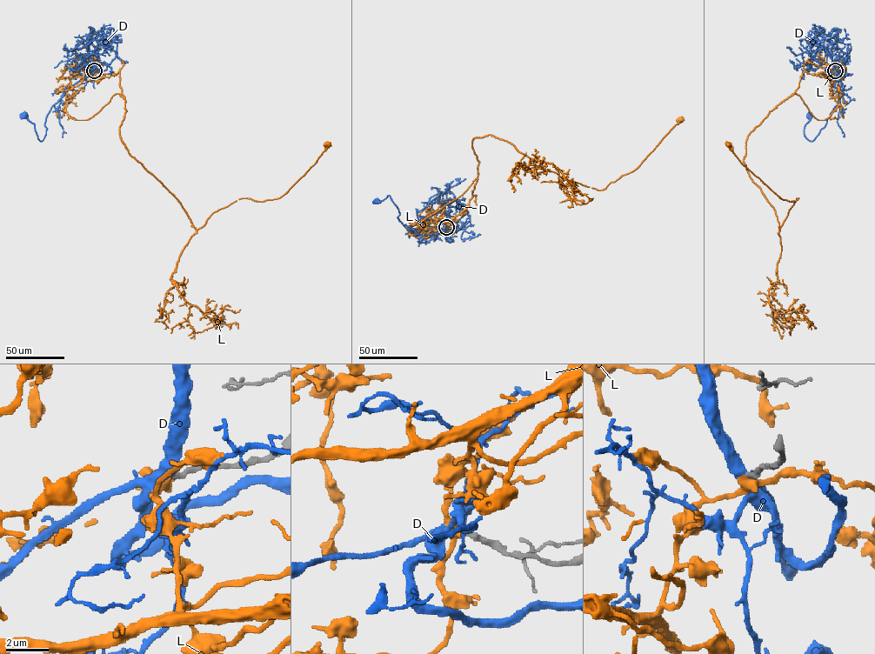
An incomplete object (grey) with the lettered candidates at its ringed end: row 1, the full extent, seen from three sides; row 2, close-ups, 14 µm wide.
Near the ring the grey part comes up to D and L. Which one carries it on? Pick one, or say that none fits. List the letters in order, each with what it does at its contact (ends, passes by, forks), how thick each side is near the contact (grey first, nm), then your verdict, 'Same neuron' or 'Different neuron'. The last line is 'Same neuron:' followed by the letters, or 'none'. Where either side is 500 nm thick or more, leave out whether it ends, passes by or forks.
D: It passes by. Thickness 260 nm (grey) against 480 nm. Same neuron
L: It passes by. Thickness 260 nm (grey) against 360 nm. Different neuron
Same neuron: D

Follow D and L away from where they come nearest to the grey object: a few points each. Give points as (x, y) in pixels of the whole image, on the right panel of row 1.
D: (835, 70), (838, 78), (838, 101), (825, 125), (811, 141), (804, 133), (810, 116)
L: (835, 70), (804, 71), (747, 137), (744, 163), (779, 230), (798, 198), (778, 196), (728, 143)

